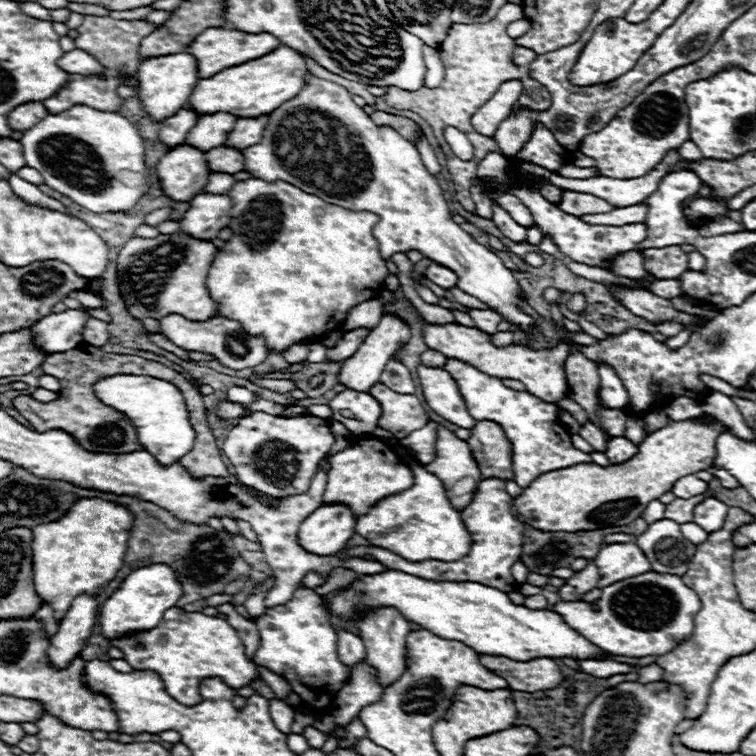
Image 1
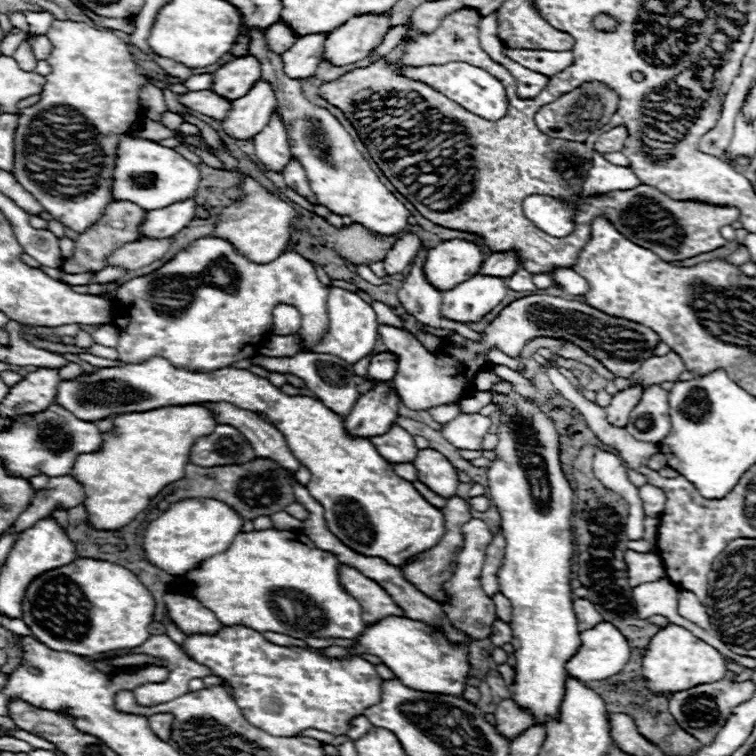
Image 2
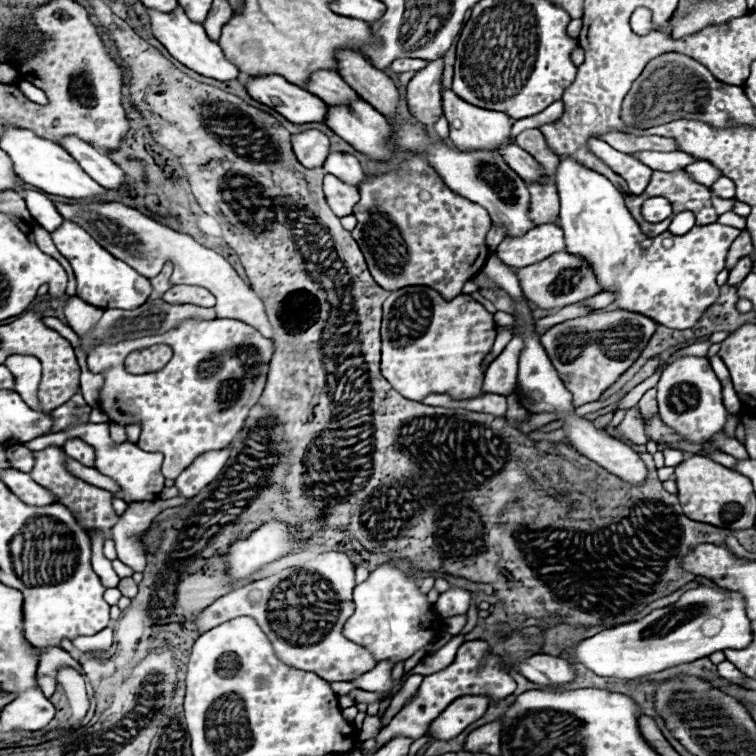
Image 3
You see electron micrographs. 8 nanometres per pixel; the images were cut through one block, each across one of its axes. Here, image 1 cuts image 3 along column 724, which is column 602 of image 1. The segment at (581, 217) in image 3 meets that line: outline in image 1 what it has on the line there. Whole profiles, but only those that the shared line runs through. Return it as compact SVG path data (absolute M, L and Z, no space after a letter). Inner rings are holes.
M514 178L506 180L504 182L506 192L518 196L520 200L524 200L524 204L528 204L528 208L530 208L536 224L542 228L542 232L552 234L558 250L574 262L580 262L580 264L586 264L586 266L604 266L604 262L610 260L612 256L616 256L618 252L634 250L636 244L640 240L644 240L646 234L648 234L648 226L644 222L628 224L628 226L592 226L592 224L586 224L580 218L562 212L556 204L550 204L538 190L516 184L516 182L518 180L514 180Z

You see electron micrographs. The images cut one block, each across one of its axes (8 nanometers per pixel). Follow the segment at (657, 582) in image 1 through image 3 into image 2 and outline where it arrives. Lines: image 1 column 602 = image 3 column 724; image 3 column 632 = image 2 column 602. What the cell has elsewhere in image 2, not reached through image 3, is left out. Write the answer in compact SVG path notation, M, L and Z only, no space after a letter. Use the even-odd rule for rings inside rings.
M600 622L596 624L594 628L590 630L584 630L580 632L580 640L582 640L582 646L578 648L578 652L572 656L572 660L568 660L566 668L568 668L568 674L572 678L578 678L580 682L590 682L590 680L604 680L604 678L610 678L614 674L618 674L628 658L630 658L630 646L628 646L628 640L622 636L622 632L610 624L610 622Z

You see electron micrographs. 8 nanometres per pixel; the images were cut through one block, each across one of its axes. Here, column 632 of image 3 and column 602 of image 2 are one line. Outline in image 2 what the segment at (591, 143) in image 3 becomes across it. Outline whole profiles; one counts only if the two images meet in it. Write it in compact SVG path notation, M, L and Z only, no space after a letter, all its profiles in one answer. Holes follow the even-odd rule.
M602 154L592 156L592 168L582 184L582 196L598 196L614 190L630 190L640 186L642 182L628 166L614 166L602 158Z

